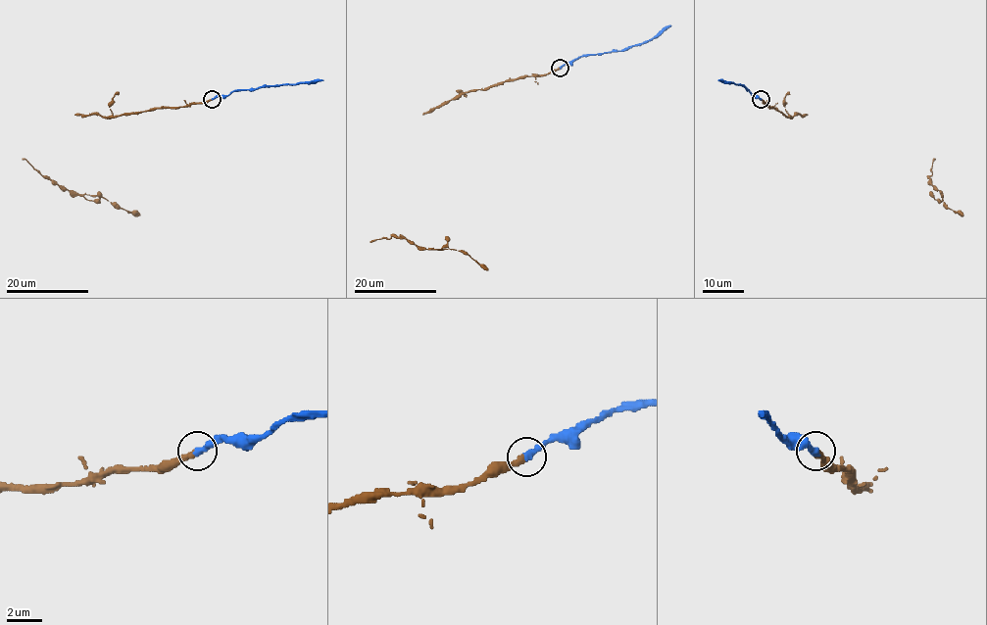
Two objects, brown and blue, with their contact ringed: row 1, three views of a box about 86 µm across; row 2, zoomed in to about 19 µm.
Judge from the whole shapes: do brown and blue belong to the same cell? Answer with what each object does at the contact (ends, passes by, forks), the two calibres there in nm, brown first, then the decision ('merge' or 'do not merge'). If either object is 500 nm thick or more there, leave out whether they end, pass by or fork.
brown ends | blue ends | 360/420 nm | merge

